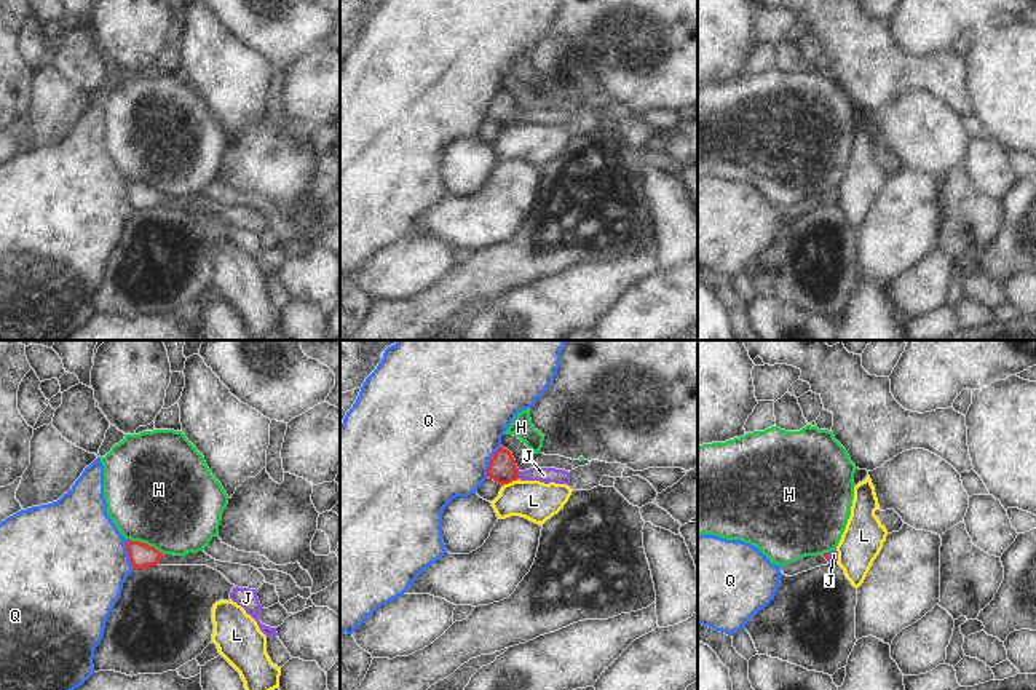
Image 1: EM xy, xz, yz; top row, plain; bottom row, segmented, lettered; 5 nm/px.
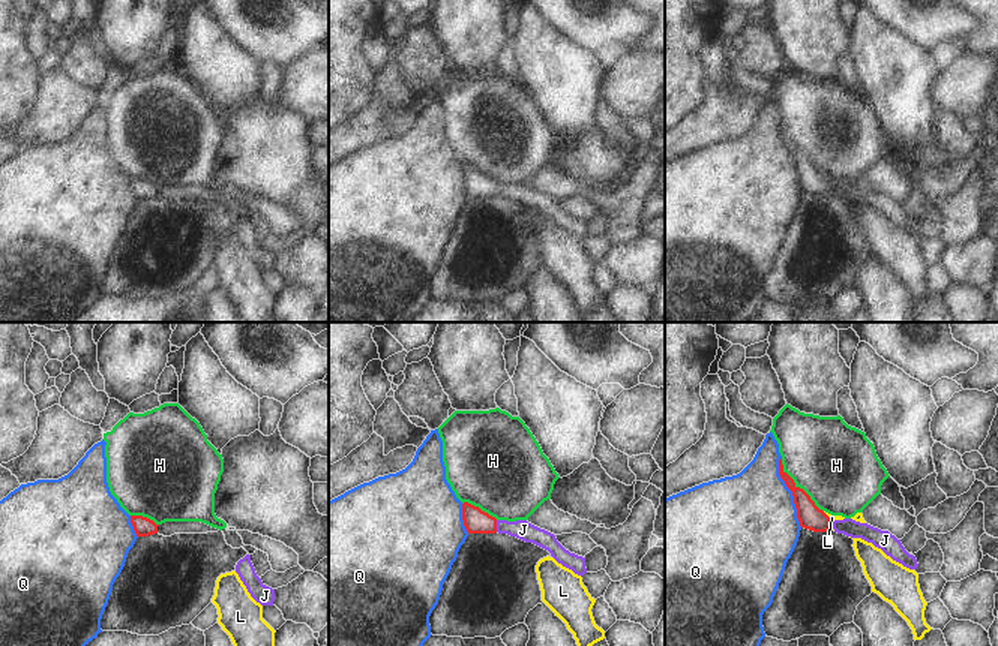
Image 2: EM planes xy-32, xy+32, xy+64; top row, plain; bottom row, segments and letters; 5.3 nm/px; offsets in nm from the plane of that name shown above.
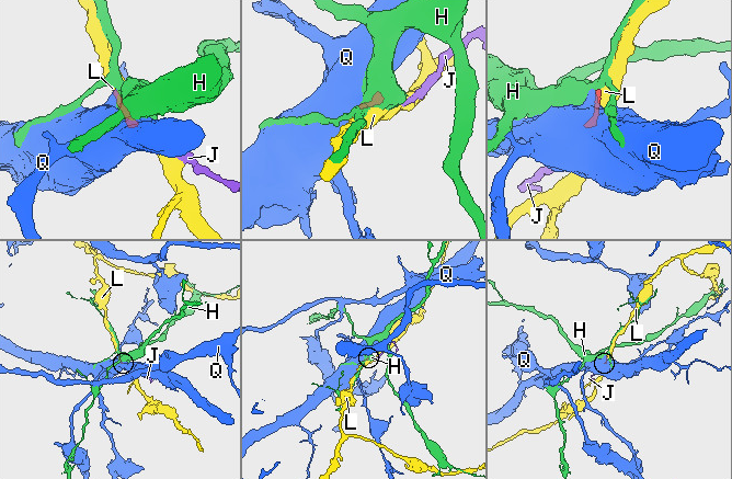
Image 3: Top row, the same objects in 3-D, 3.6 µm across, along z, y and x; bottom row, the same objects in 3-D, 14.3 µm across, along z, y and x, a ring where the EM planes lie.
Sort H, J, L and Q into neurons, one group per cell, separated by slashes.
H / J / L / Q

